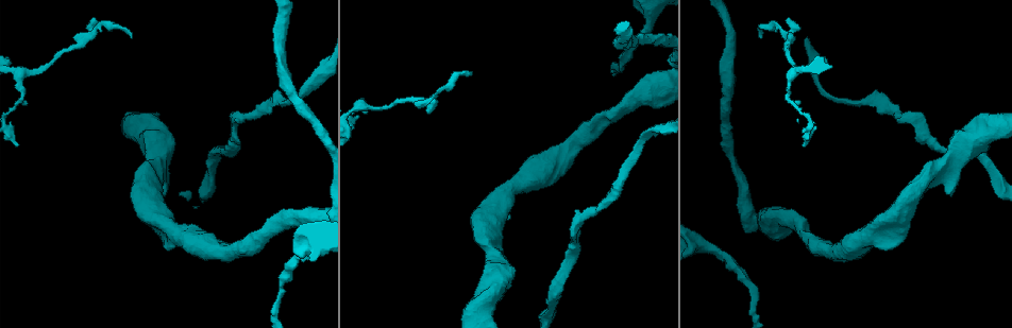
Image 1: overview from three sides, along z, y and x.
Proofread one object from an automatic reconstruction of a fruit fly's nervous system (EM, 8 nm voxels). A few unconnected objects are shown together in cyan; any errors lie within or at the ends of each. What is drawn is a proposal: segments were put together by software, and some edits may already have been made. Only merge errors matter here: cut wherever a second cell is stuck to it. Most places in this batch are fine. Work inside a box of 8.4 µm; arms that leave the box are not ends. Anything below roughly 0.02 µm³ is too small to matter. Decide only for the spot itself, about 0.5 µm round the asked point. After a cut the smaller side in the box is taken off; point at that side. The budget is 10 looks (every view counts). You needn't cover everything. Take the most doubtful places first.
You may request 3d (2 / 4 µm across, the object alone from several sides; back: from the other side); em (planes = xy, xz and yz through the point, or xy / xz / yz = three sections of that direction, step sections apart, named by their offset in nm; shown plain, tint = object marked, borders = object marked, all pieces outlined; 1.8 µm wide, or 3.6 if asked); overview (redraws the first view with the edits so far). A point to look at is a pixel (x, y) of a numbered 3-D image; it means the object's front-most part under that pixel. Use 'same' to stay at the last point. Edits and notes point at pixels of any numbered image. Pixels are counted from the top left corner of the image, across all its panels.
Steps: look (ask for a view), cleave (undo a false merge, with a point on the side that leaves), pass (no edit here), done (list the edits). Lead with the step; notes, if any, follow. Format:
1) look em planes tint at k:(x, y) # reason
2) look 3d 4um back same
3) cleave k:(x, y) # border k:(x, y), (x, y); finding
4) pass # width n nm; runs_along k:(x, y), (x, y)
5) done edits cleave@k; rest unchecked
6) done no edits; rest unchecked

look em planes tint at 1:(792, 72) # three arms meet

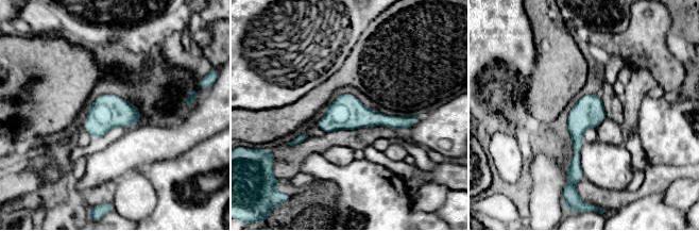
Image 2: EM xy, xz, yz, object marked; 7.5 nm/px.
pass # runs_along 2:(412, 121), (335, 118), (320, 124); all the same cell

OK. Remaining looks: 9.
look em 3.6um planes tint at 1:(784, 217) # thick turns thin

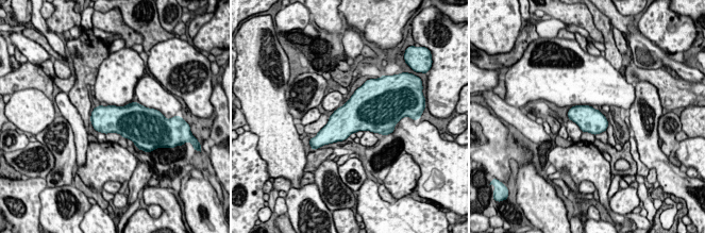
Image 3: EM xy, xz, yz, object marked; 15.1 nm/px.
pass # width 360 nm; one cell here

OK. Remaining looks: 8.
look em planes tint at 1:(310, 245) # thick turns thin

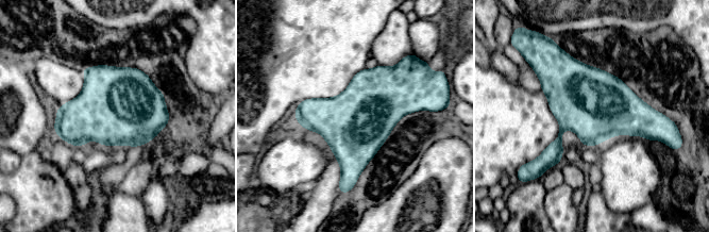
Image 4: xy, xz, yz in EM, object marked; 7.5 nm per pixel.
pass # one cell here

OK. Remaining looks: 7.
look 3d 4um at 1:(162, 221) # abrupt turn

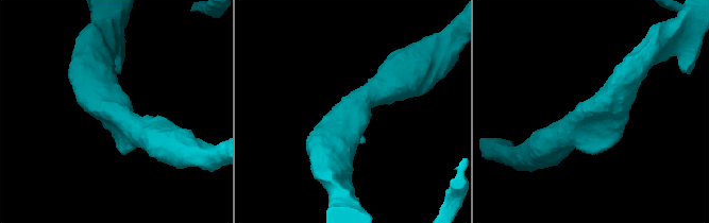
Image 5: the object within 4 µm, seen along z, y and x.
look em 3.6um planes tint at 5:(352, 115)

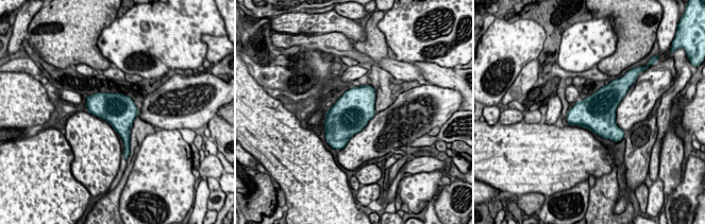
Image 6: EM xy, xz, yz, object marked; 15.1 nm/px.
pass # continuous, no second cell

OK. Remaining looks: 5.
done no edits; rest unchecked

